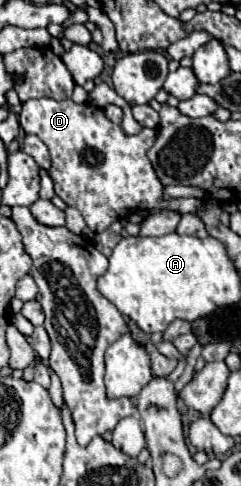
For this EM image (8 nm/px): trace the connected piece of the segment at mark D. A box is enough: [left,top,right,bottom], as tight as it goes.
[18,99,200,233]

